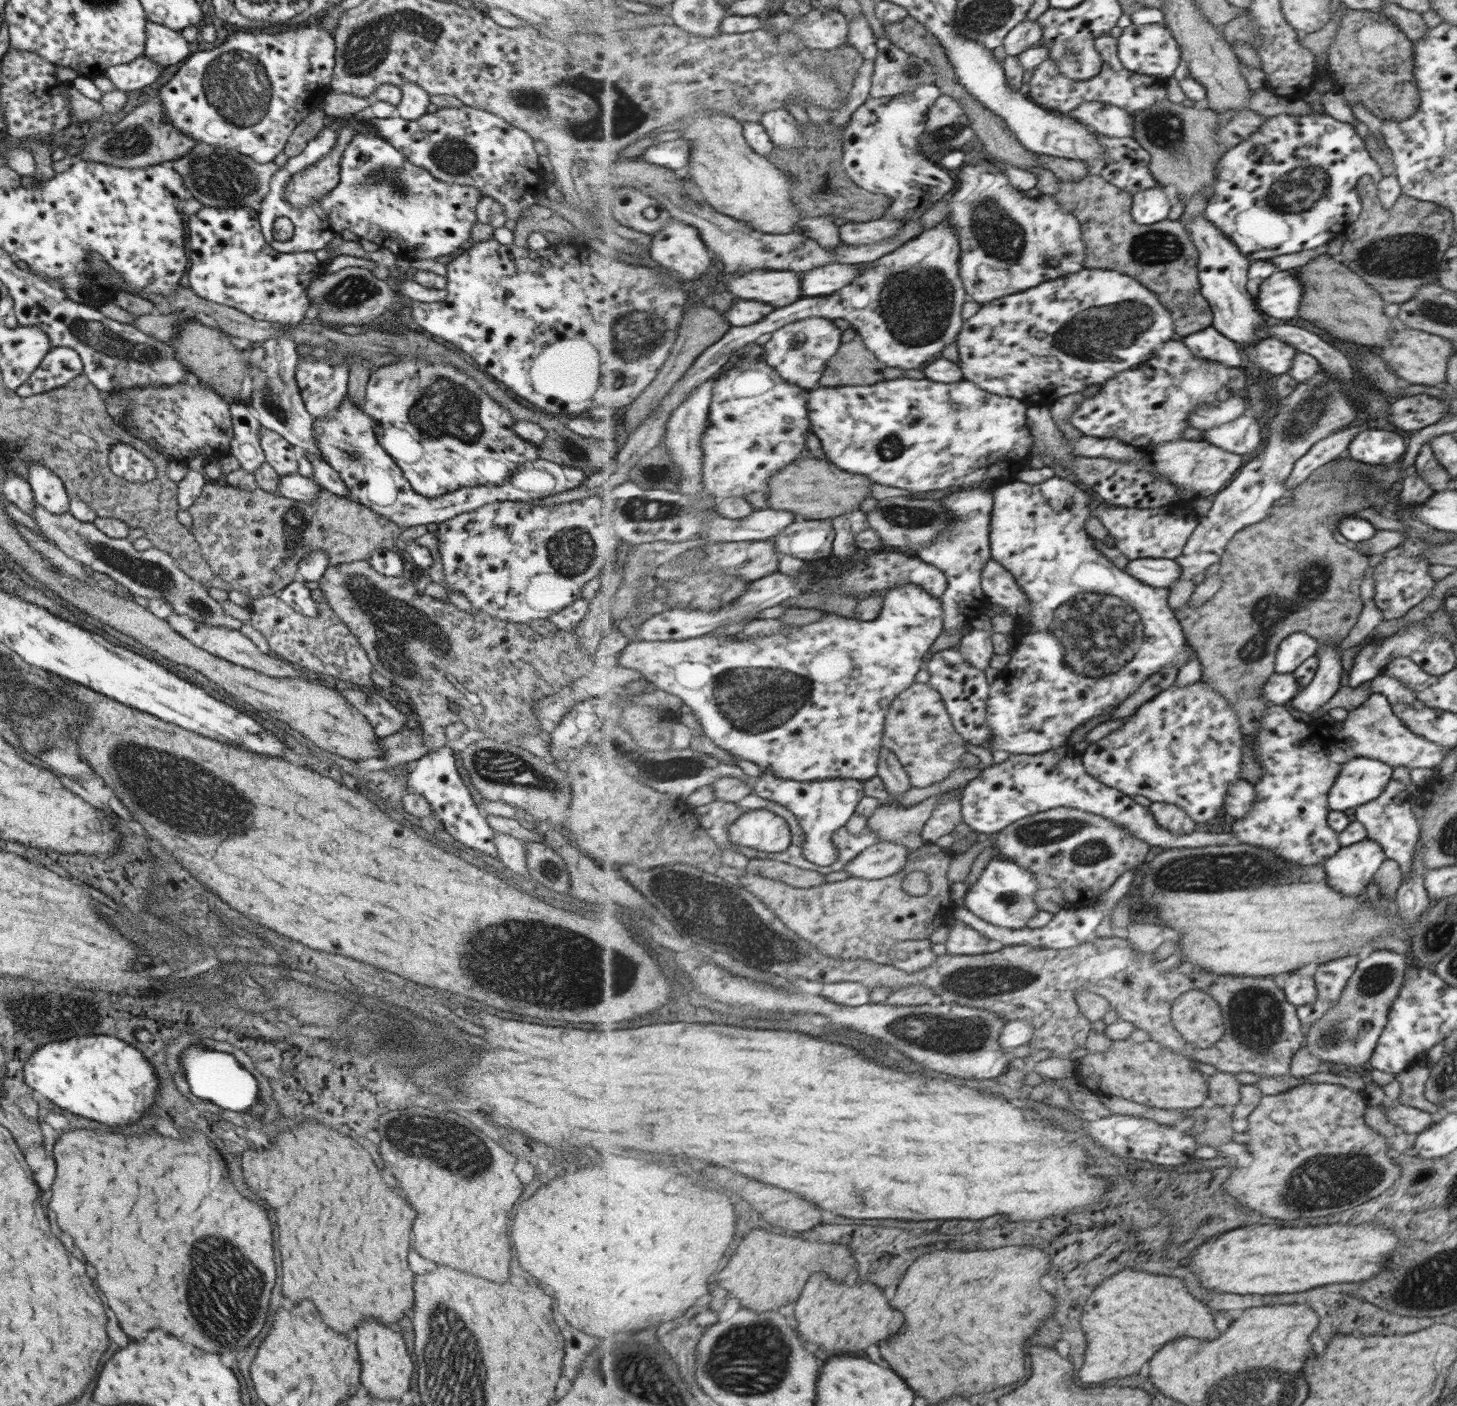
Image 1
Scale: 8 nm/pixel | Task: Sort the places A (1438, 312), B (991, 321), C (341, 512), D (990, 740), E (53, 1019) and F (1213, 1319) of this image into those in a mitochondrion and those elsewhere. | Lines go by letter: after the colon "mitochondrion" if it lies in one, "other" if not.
A: mitochondrion
B: other
C: other
D: other
E: mitochondrion
F: other

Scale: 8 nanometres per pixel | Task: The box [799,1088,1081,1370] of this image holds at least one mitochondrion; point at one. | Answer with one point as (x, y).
(862, 1191)

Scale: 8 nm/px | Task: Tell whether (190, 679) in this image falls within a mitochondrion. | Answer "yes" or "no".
no

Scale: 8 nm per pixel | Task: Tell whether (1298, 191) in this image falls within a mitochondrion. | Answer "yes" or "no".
yes

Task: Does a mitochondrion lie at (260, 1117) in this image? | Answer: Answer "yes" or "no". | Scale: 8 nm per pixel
no

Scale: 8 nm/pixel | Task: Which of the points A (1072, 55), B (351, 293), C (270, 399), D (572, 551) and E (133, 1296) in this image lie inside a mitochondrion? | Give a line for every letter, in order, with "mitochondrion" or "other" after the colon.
A: mitochondrion
B: mitochondrion
C: mitochondrion
D: mitochondrion
E: other

